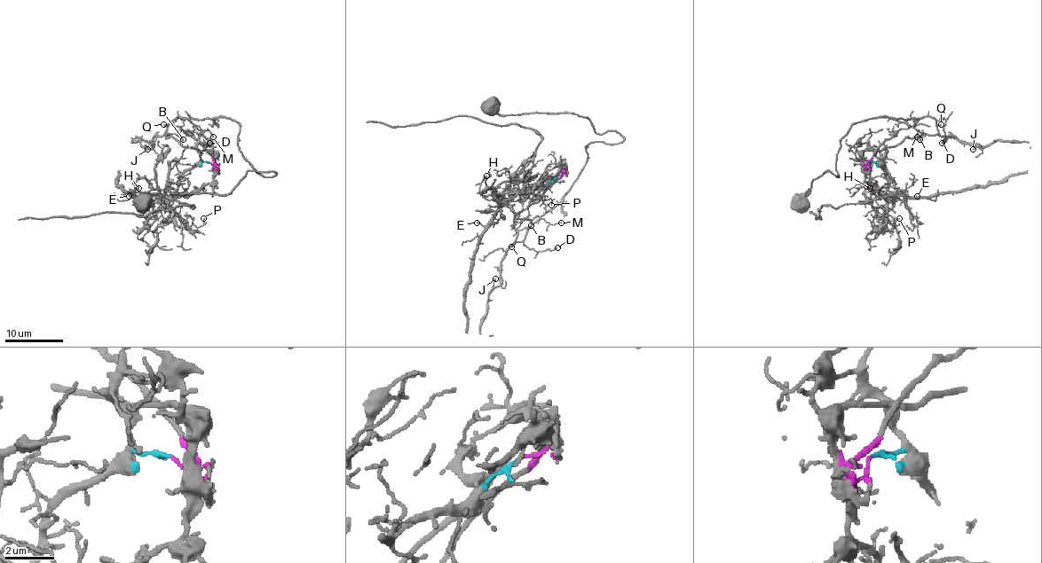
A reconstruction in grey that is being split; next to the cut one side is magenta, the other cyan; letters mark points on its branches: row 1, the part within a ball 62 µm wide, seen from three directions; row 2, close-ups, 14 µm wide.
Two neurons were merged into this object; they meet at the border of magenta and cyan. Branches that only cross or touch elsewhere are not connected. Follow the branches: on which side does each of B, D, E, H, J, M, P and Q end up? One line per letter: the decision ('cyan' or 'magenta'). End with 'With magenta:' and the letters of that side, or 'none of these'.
B: magenta
D: magenta
E: cyan
H: cyan
J: magenta
M: magenta
P: cyan
Q: magenta
With magenta: B, D, J, M, Q

